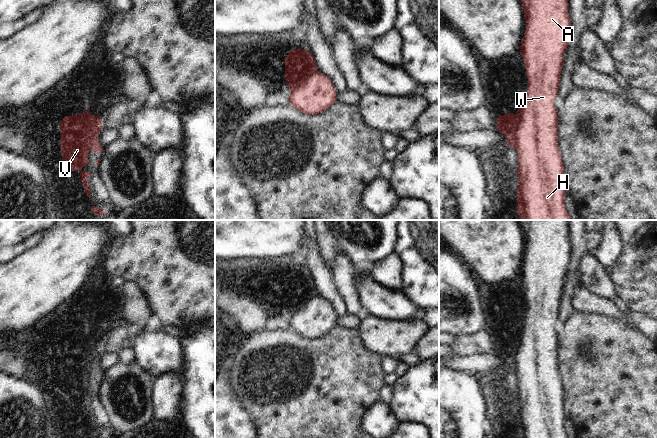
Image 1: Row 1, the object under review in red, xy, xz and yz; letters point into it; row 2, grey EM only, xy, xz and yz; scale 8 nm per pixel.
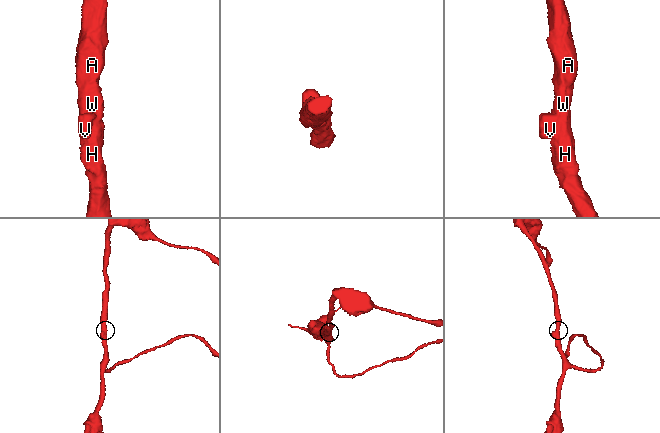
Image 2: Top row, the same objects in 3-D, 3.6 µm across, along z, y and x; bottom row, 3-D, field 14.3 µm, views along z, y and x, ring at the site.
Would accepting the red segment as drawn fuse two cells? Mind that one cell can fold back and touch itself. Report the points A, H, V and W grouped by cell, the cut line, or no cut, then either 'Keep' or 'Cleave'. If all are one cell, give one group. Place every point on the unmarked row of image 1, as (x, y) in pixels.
Groups: A H V W. No split. Keep.

